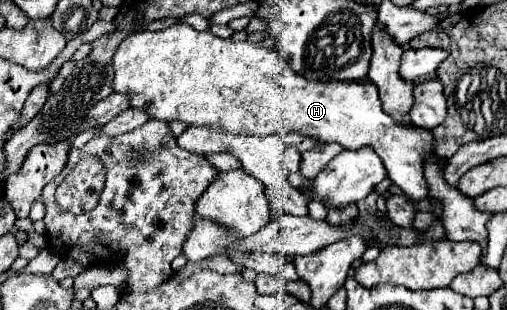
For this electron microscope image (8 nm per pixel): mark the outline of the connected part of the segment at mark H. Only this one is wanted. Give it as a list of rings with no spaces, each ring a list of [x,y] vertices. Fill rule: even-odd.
[[[173,24],[165,30],[133,32],[117,48],[113,56],[115,80],[113,92],[129,96],[131,108],[147,112],[149,118],[165,122],[185,122],[187,126],[213,126],[231,134],[267,136],[273,132],[303,132],[321,142],[337,142],[343,148],[357,150],[361,144],[371,146],[385,164],[387,176],[397,184],[411,200],[427,198],[427,184],[423,176],[423,156],[433,150],[433,134],[413,124],[397,124],[387,116],[379,102],[379,92],[373,82],[313,82],[303,80],[291,72],[275,48],[263,48],[251,42],[223,40],[209,30],[195,30],[189,24]]]

